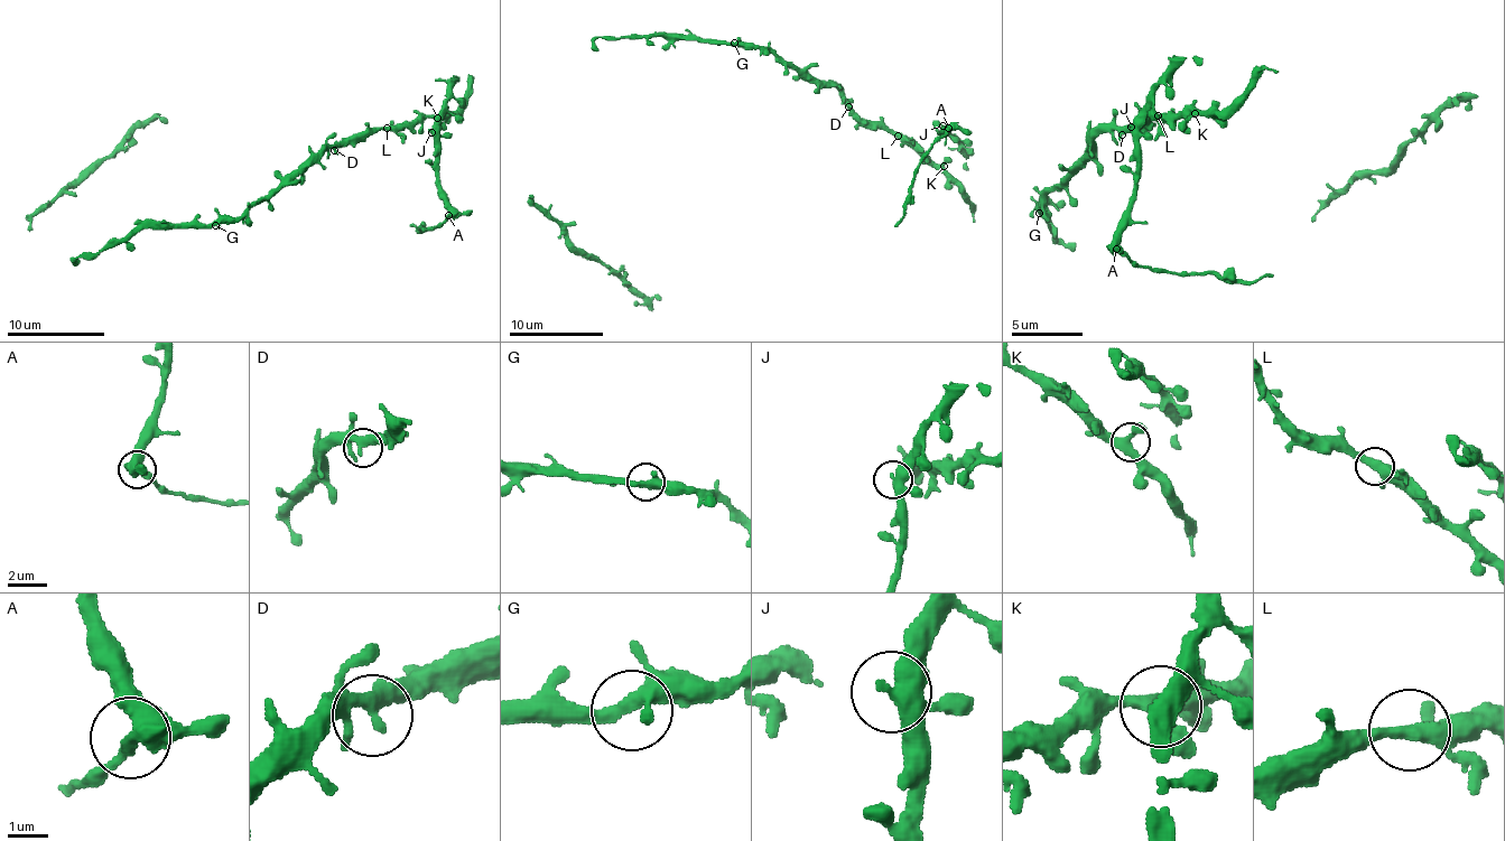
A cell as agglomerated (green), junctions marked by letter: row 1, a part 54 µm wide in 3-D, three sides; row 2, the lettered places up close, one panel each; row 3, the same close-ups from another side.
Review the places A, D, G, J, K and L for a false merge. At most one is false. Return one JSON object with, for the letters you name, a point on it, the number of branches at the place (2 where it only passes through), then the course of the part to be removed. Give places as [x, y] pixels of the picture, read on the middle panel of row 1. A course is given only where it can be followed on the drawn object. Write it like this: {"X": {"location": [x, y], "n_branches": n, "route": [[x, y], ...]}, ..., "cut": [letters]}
{"A": {"location": [948, 128], "n_branches": 3, "route": [[947, 128], [919, 165], [912, 199], [895, 225]]}, "cut": ["A"]}

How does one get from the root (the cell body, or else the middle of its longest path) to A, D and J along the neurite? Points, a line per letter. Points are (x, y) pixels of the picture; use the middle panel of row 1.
A: (733, 45), (759, 45), (828, 82), (862, 118), (902, 133), (937, 164), (949, 158), (947, 128)
D: (733, 45), (759, 45), (818, 81), (828, 82), (842, 93), (842, 100), (848, 106)
J: (733, 45), (759, 45), (828, 82), (862, 118), (902, 133), (937, 164), (949, 158), (953, 142), (943, 125)

